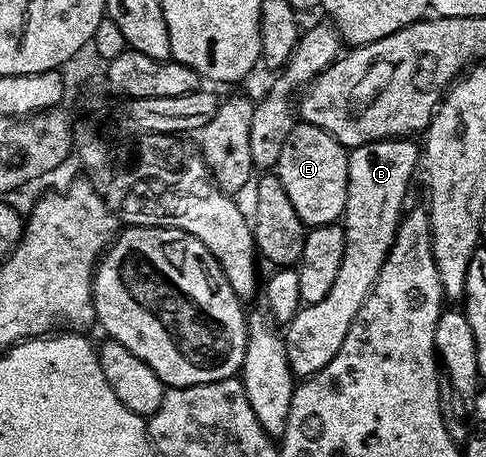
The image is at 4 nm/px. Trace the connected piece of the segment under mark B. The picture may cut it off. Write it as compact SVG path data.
M409 137L380 139L349 151L347 205L343 216L345 248L335 285L331 285L323 301L304 304L283 331L287 361L294 376L308 377L319 373L319 369L339 353L347 329L351 329L363 301L375 285L379 269L383 269L383 261L397 236L397 225L406 206L409 178L419 167L419 147L413 142Z

